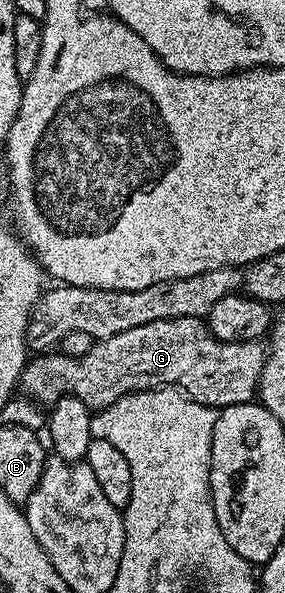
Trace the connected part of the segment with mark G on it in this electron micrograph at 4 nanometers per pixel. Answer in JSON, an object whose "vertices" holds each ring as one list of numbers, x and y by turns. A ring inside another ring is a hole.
{"vertices":[[178,317,157,319,157,323,96,340,84,357,67,357,58,351,32,356,19,376,19,384,26,396,44,407,62,397,75,396,90,410,98,411,126,393,178,387,208,410,218,411,256,400,266,362,267,349,262,340,222,341,212,335,204,318]]}

